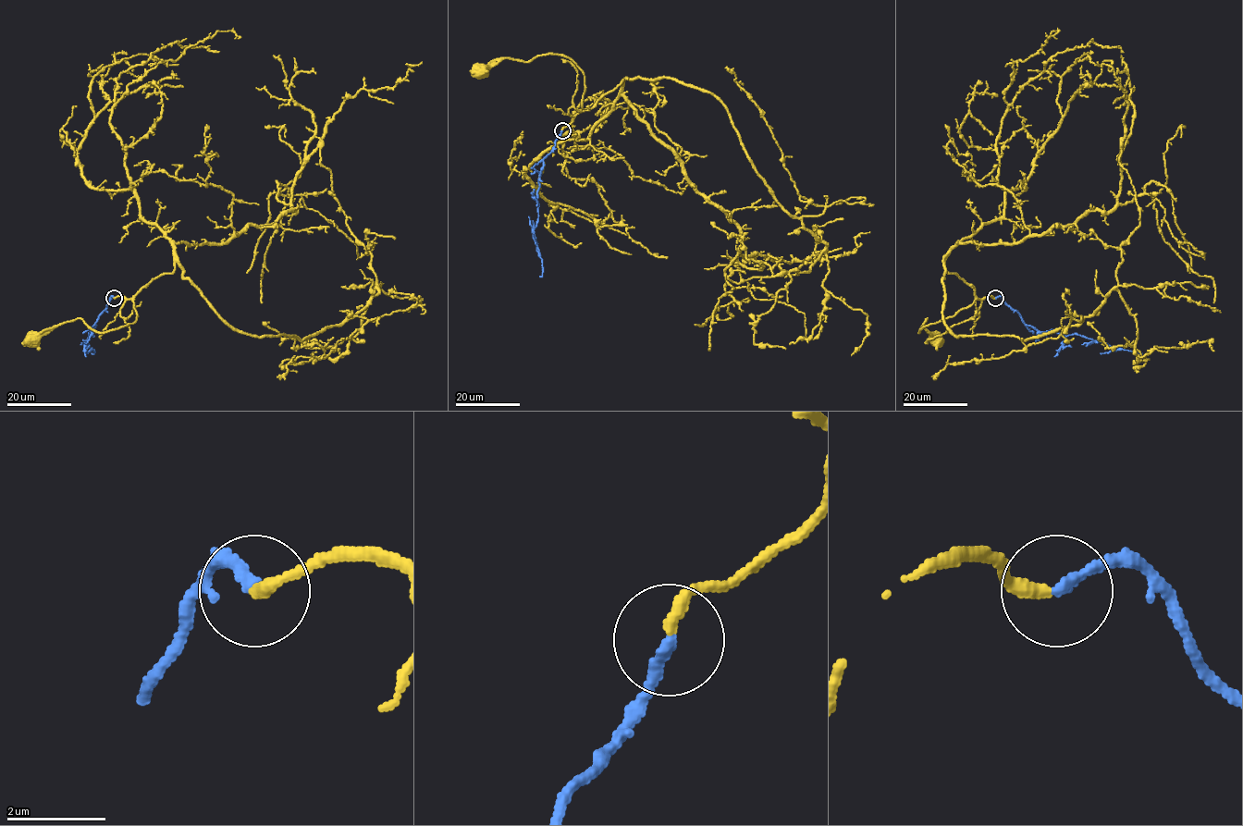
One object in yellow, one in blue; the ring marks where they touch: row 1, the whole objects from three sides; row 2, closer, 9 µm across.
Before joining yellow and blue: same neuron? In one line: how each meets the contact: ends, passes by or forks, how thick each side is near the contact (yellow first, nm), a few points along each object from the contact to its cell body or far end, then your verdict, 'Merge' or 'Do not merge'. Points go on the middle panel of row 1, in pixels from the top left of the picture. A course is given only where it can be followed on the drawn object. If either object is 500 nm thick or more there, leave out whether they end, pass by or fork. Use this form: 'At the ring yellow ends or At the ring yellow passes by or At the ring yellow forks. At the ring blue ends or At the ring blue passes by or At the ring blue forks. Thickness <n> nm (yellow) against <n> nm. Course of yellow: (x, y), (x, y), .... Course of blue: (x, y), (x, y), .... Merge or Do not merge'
At the ring yellow ends. At the ring blue ends. Thickness 280 nm (yellow) against 220 nm. Course of yellow: (562, 129), (579, 112), (584, 90), (583, 71), (568, 57), (546, 54), (528, 61), (502, 58), (480, 73). Course of blue: (562, 130), (552, 150), (543, 159), (538, 182), (538, 213), (534, 236), (543, 267), (539, 277). Merge

